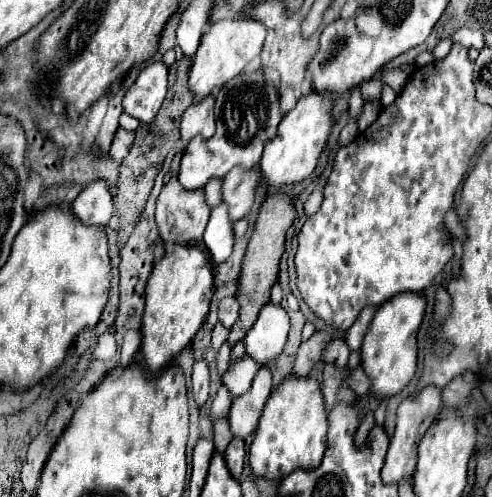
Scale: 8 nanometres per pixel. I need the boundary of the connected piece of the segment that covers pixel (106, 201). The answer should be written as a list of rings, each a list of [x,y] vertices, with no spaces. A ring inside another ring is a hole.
[[[95,180],[95,184],[83,188],[83,192],[71,204],[71,210],[87,226],[107,226],[109,218],[113,216],[113,200],[107,182]]]

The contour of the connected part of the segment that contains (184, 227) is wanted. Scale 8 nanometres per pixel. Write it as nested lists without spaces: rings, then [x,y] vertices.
[[[177,174],[171,176],[171,180],[167,182],[167,186],[163,186],[159,198],[157,198],[157,210],[155,210],[155,220],[159,226],[159,234],[163,238],[165,244],[173,244],[173,242],[199,242],[207,220],[209,220],[209,204],[205,202],[205,192],[203,190],[185,190],[179,180]]]

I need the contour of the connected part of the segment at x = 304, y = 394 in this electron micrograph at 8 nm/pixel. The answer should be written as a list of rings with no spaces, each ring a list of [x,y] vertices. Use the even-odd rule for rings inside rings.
[[[293,374],[287,376],[271,392],[259,418],[255,440],[249,448],[249,462],[253,474],[269,480],[279,480],[289,476],[297,468],[317,468],[327,450],[327,430],[329,422],[319,382],[315,378],[299,378]]]

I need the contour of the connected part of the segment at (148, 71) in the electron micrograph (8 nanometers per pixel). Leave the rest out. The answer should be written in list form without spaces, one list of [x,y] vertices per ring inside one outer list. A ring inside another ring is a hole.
[[[153,62],[145,66],[123,96],[123,112],[139,122],[151,122],[167,92],[167,66]]]

